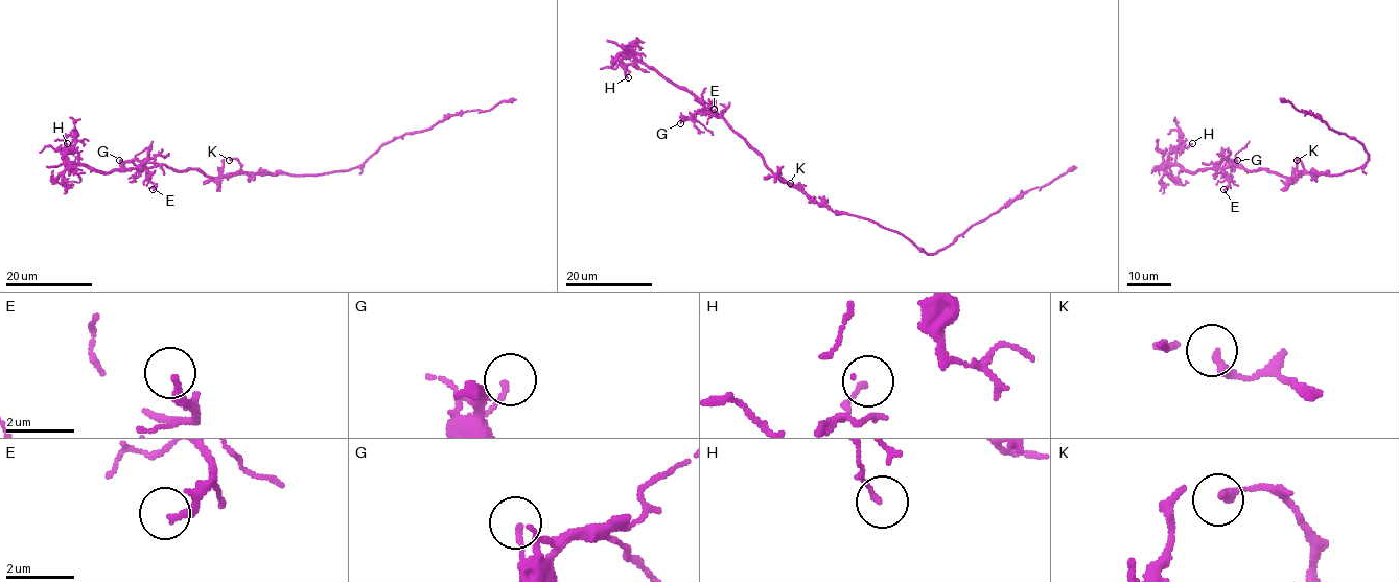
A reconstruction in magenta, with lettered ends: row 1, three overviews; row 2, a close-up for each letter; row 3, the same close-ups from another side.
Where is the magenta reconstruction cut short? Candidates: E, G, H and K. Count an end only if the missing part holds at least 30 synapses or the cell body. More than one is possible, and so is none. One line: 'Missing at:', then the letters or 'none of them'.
Missing at: none of them

